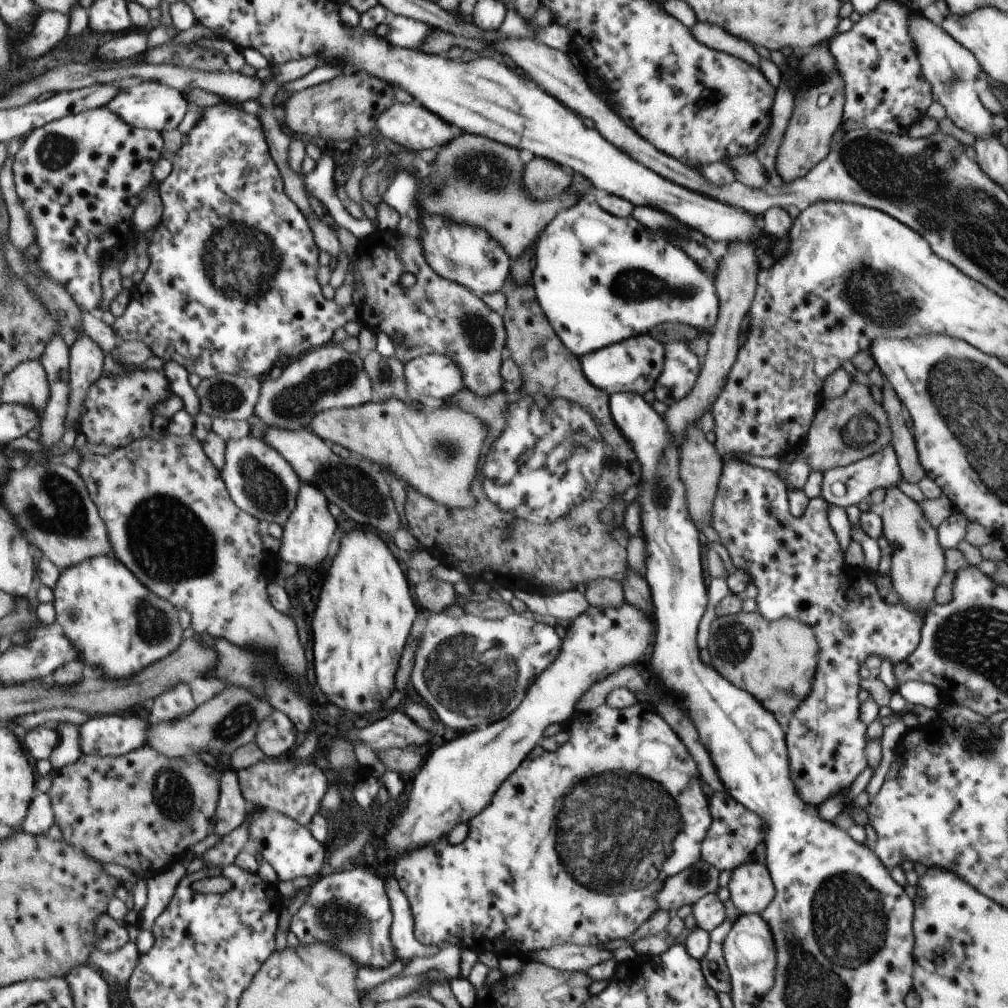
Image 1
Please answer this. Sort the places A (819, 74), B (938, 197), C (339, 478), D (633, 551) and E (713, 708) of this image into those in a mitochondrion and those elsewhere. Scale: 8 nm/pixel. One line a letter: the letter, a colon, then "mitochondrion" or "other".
A: mitochondrion
B: mitochondrion
C: mitochondrion
D: other
E: other

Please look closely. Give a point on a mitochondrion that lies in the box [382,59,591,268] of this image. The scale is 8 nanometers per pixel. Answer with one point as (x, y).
(471, 165)

